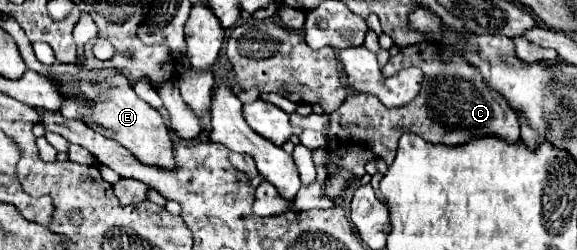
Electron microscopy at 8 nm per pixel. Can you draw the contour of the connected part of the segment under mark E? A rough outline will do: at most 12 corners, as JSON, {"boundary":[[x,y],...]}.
{"boundary":[[124,76],[88,82],[60,114],[110,130],[142,164],[174,170],[162,114]]}

